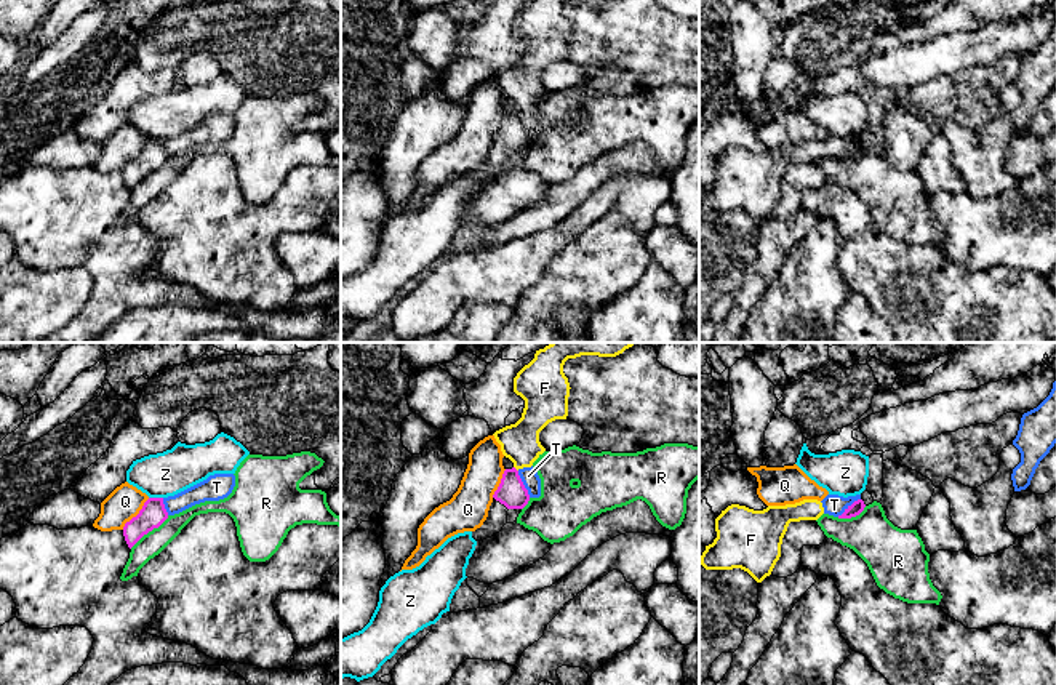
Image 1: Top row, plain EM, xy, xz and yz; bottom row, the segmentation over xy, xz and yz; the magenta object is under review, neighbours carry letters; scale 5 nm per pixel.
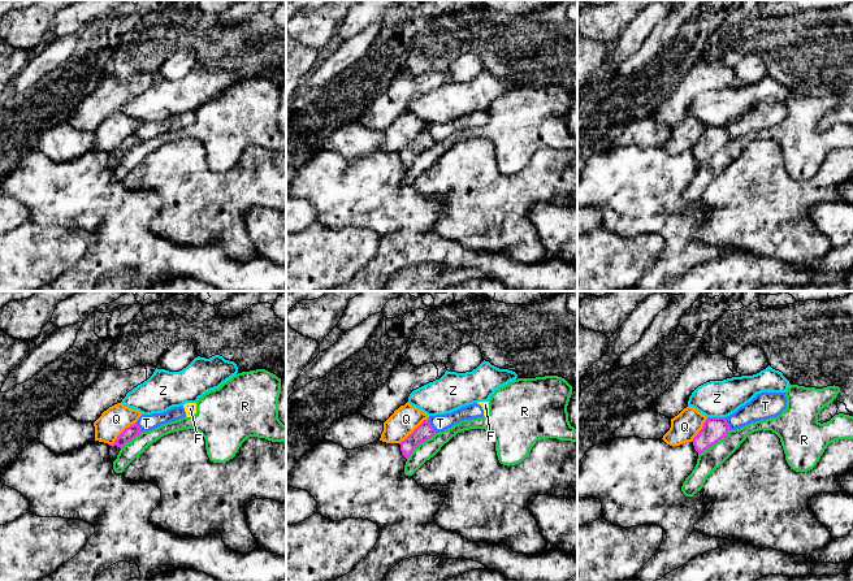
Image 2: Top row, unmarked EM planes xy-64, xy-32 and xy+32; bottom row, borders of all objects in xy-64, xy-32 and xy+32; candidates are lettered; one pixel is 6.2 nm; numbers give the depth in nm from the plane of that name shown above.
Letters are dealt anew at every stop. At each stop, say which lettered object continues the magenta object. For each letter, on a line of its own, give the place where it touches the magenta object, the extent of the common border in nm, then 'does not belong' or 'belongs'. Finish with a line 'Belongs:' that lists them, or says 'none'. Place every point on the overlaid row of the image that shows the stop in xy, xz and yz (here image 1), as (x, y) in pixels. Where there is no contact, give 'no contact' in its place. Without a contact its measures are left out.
F: contact xz (516, 469); length 40 nm; does not belong
Q: contact xy (138, 514); length 220 nm; does not belong
R: contact xy (149, 530); length 260 nm; does not belong
T: contact xz (522, 484); length 150 nm; does not belong
Z: contact xy (156, 498); length 70 nm; does not belong
Belongs: none

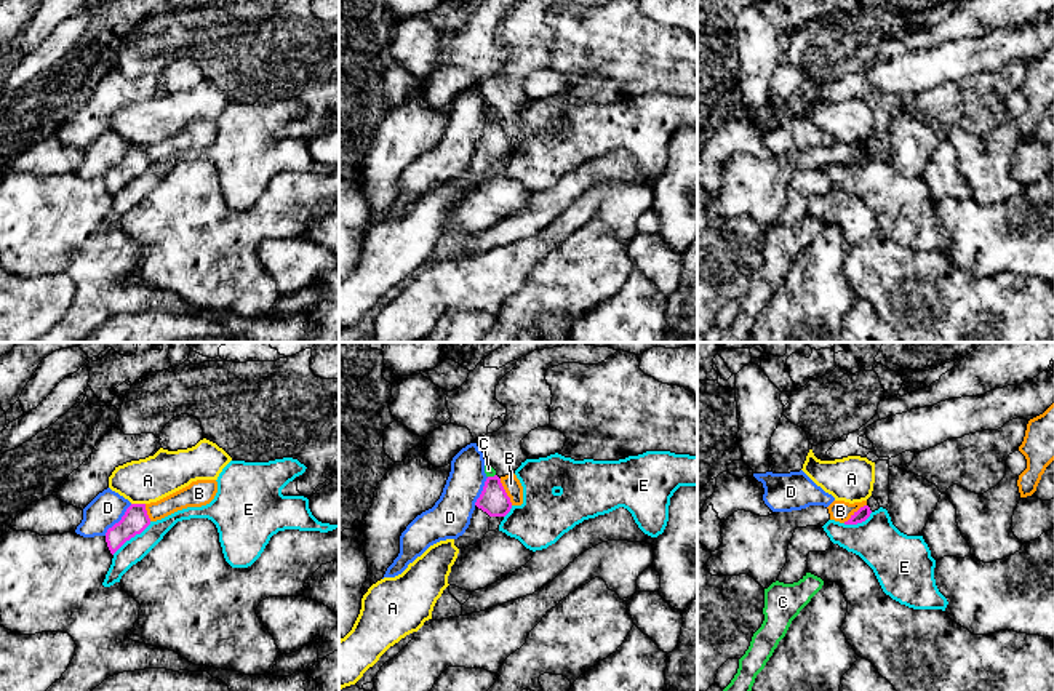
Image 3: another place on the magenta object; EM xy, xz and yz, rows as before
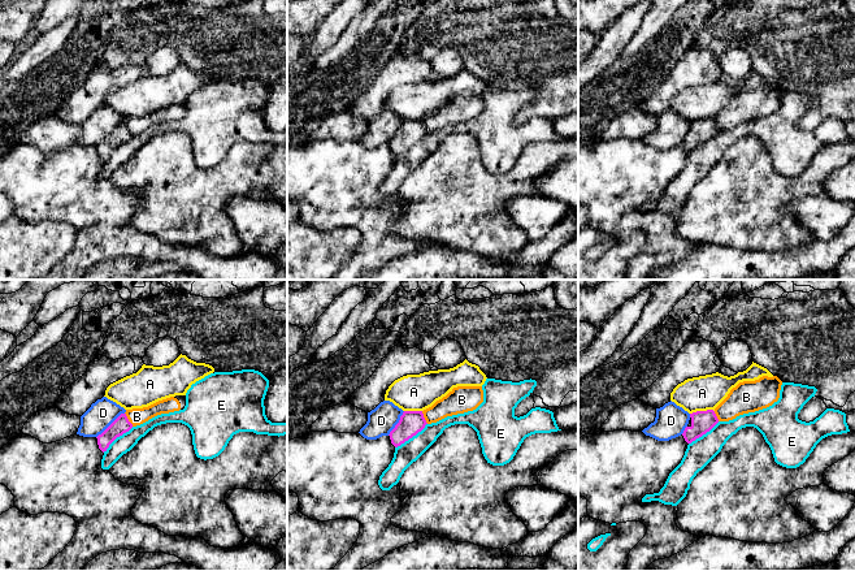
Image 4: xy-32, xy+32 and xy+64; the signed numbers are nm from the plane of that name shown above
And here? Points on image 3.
A: contact xy (138, 504); length 70 nm; does not belong
B: contact xz (504, 491); length 150 nm; does not belong
C: contact xz (491, 477); length 40 nm; belongs
D: contact xy (120, 520); length 220 nm; does not belong
E: contact xy (131, 536); length 260 nm; does not belong
Belongs: C

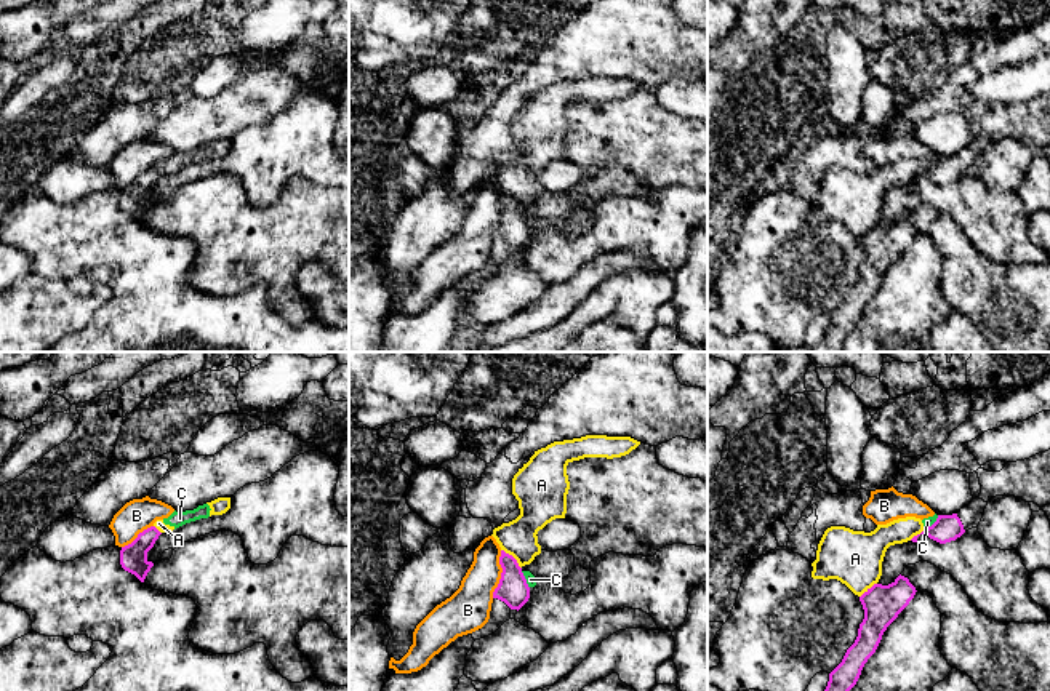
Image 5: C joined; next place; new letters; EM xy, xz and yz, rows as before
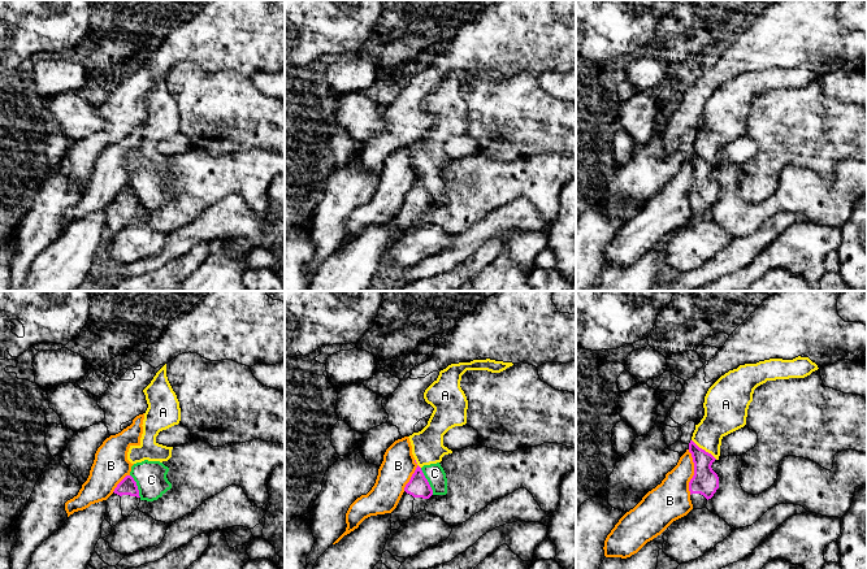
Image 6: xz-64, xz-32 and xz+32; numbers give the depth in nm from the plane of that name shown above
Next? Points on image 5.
A: contact xz (512, 557); length 140 nm; does not belong
B: contact xz (501, 575); length 240 nm; does not belong
C: contact xz (525, 579); length 100 nm; does not belong
Belongs: none

